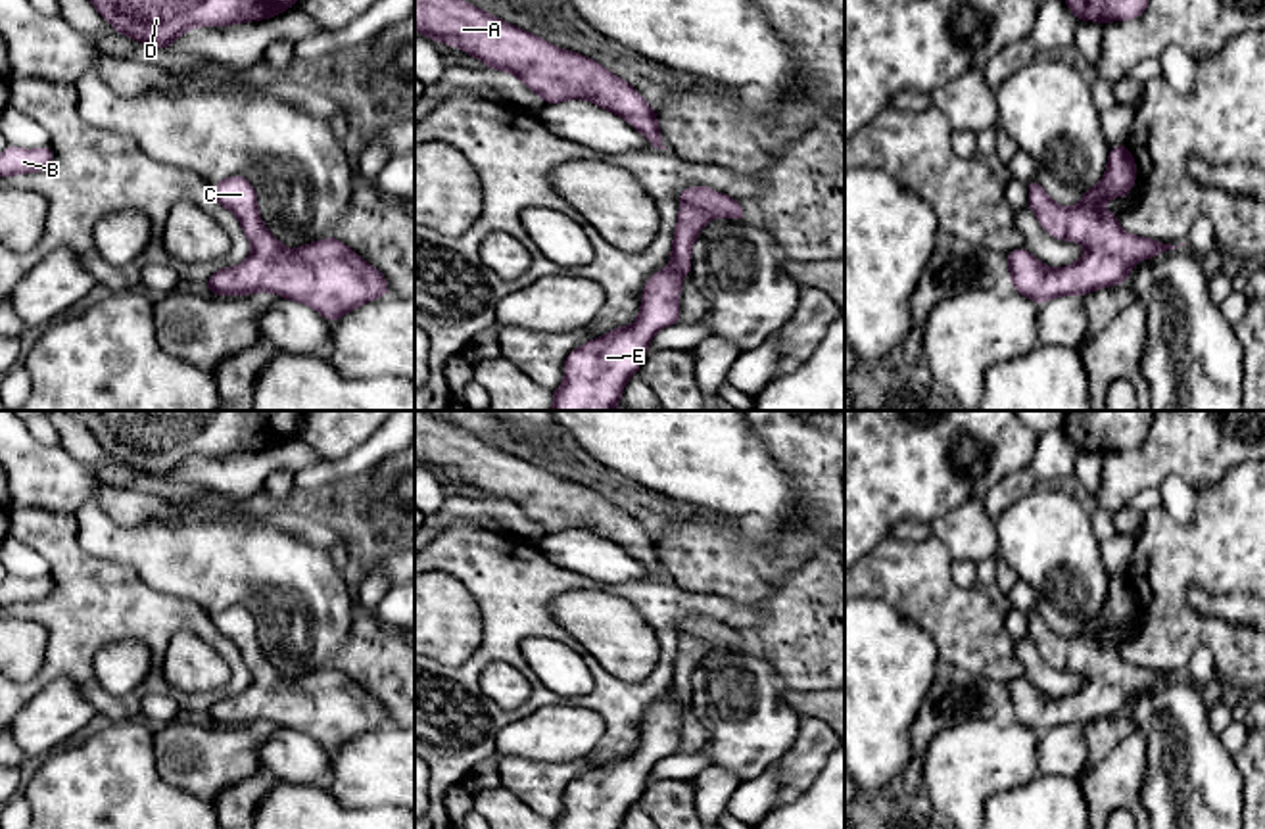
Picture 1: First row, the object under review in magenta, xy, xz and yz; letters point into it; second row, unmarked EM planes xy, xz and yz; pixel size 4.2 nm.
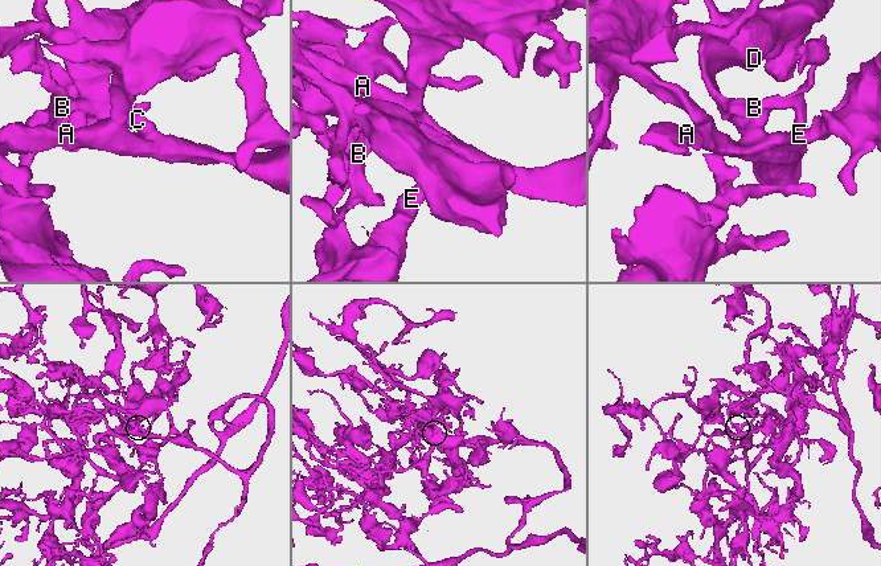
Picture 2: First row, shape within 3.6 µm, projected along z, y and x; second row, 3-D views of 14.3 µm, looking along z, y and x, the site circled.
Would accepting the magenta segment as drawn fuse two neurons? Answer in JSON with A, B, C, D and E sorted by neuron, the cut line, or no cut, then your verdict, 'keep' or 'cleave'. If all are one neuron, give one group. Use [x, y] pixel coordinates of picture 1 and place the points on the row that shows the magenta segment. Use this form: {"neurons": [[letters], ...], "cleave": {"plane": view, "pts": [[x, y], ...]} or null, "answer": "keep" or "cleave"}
{"neurons": [["A", "B", "C", "D", "E"]], "cleave": null, "answer": "keep"}

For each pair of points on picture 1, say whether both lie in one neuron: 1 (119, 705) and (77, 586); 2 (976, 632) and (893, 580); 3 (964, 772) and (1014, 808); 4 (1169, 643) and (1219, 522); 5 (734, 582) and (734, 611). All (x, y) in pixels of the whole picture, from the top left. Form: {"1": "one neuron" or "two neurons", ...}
{"1": "one neuron", "2": "one neuron", "3": "two neurons", "4": "one neuron", "5": "two neurons"}

